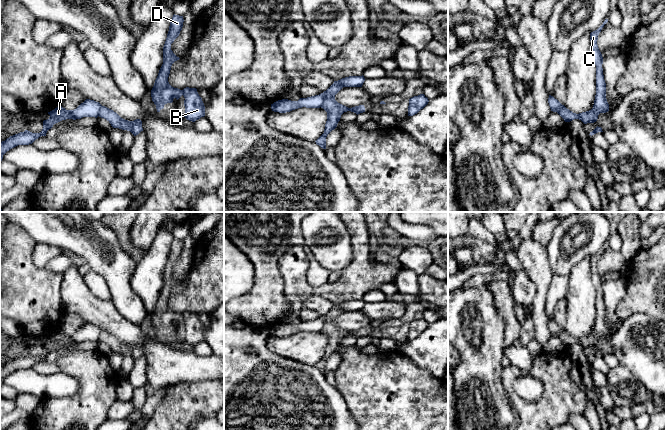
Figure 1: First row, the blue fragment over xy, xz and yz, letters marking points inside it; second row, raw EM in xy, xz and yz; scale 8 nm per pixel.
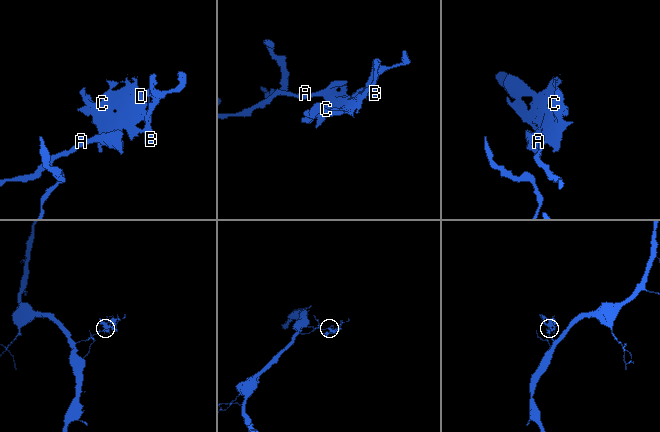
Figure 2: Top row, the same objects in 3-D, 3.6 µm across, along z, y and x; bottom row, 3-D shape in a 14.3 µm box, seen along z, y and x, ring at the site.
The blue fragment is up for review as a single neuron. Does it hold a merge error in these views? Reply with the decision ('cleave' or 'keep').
keep

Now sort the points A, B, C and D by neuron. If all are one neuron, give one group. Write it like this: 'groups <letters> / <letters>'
groups A B C D

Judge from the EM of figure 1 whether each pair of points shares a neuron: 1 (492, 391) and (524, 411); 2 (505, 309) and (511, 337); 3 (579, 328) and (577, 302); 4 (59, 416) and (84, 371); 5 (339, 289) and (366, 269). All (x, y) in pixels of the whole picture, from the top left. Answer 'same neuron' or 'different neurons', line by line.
1: different neurons
2: same neuron
3: same neuron
4: same neuron
5: same neuron

